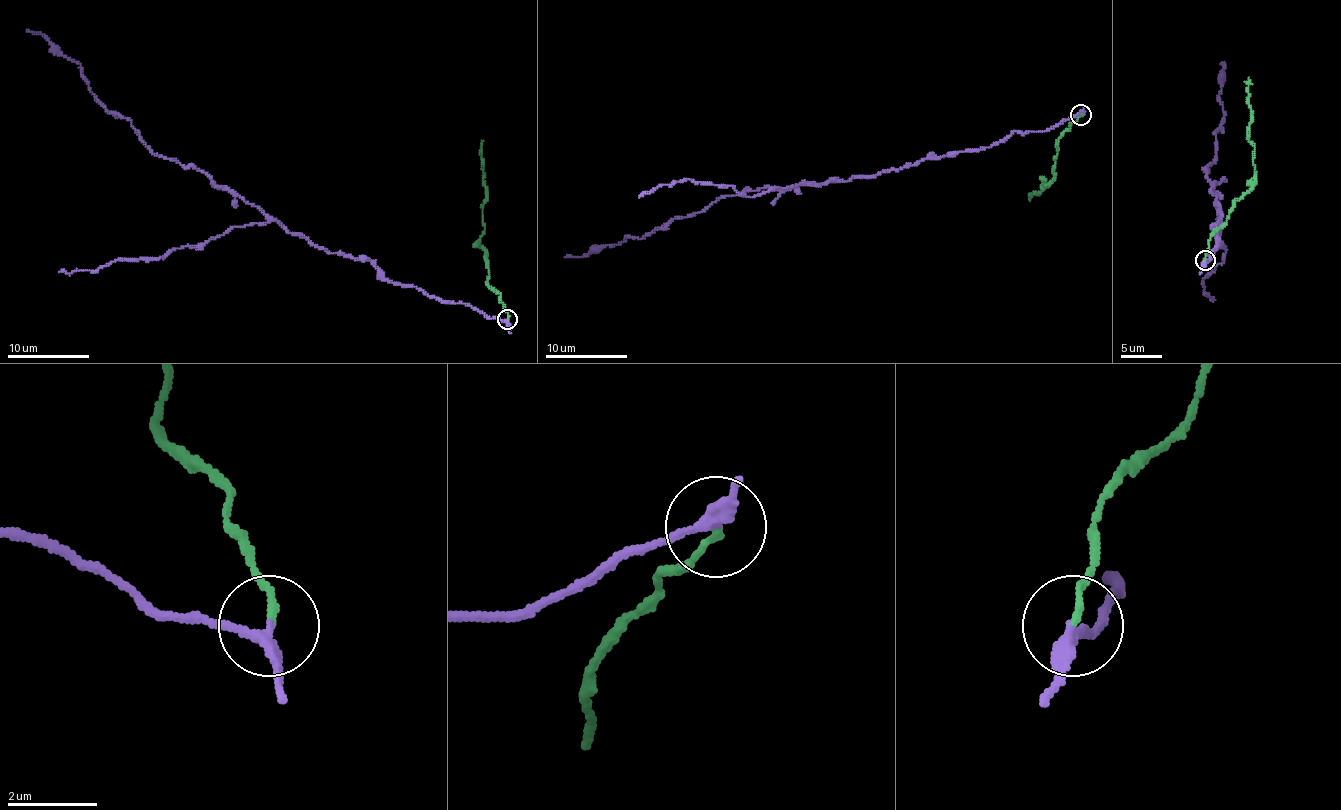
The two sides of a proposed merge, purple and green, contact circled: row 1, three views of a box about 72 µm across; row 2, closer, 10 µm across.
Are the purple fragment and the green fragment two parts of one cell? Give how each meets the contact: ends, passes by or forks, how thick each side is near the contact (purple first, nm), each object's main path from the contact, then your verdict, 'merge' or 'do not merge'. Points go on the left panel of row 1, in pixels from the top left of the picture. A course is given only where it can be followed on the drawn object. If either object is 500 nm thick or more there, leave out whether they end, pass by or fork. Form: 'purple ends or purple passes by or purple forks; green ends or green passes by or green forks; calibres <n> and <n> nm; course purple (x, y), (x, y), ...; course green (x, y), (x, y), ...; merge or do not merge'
purple passes by; green ends; calibres 220 and 140 nm; course purple (508, 320), (390, 282), (369, 260), (315, 246), (203, 172), (163, 158), (96, 98), (80, 65), (26, 29); course green (508, 320), (501, 295), (488, 285), (488, 265), (480, 244), (487, 197), (481, 166), (483, 141); do not merge

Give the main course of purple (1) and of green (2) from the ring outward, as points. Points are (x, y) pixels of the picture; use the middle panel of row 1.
1: (1081, 115), (1042, 131), (1013, 131), (986, 147), (868, 175), (719, 197), (645, 236), (564, 257)
2: (1081, 115), (1058, 140), (1053, 178), (1043, 190), (1031, 198)

